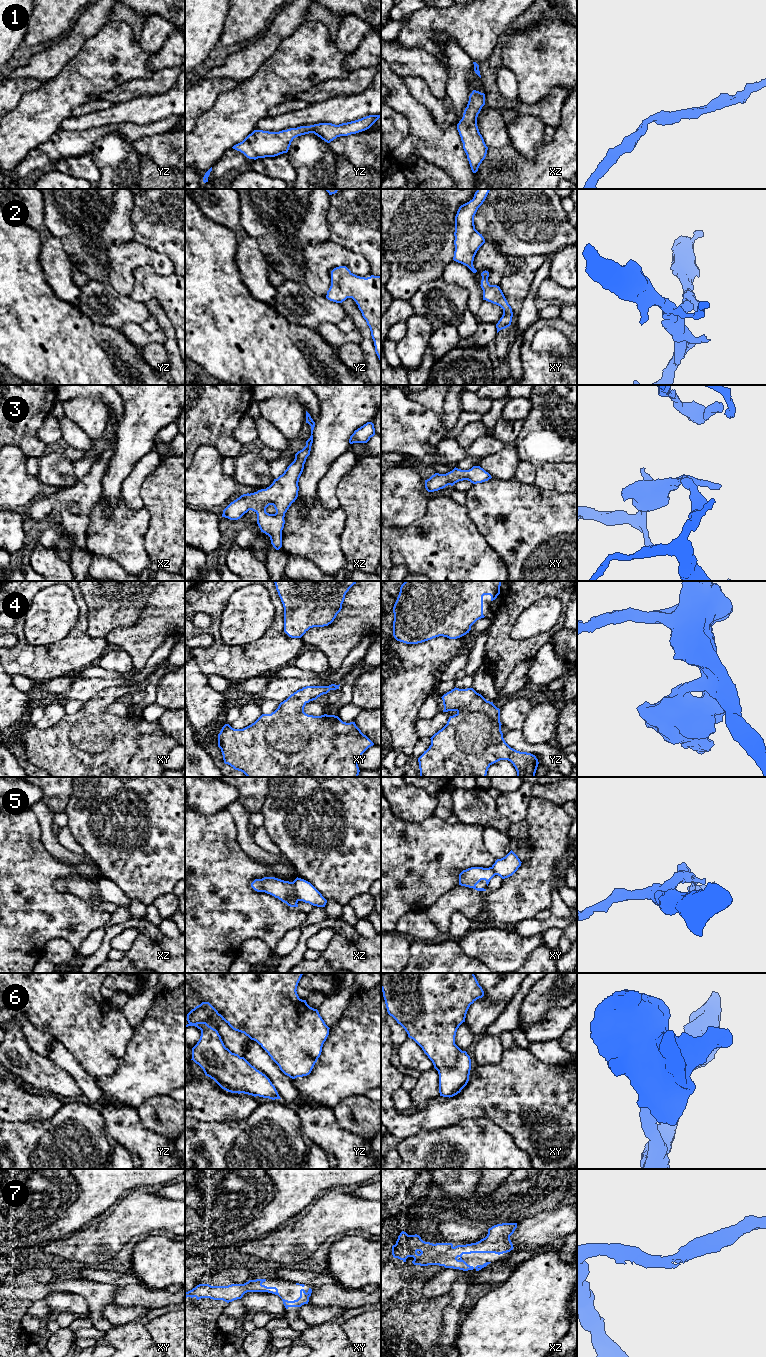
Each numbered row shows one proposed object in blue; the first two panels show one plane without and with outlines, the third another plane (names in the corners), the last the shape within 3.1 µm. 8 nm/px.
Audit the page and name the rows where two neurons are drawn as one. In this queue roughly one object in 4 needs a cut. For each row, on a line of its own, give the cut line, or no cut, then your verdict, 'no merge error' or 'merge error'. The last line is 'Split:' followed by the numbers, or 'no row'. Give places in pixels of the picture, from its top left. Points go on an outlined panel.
1: no cut | no merge error
2: no cut | no merge error
3: no cut | no merge error
4: no cut | no merge error
5: xz (292, 882), (296, 897), (299, 900) | merge error
6: no cut | no merge error
7: no cut | no merge error
Split: 5

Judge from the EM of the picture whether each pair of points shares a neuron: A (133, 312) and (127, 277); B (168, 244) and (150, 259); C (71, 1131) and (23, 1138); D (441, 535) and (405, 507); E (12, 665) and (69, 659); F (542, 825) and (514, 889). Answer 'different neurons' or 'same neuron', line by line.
A: different neurons
B: different neurons
C: same neuron
D: different neurons
E: same neuron
F: same neuron

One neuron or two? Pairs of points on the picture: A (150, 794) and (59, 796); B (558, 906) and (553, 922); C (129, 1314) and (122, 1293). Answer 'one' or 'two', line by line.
A: two
B: two
C: two

